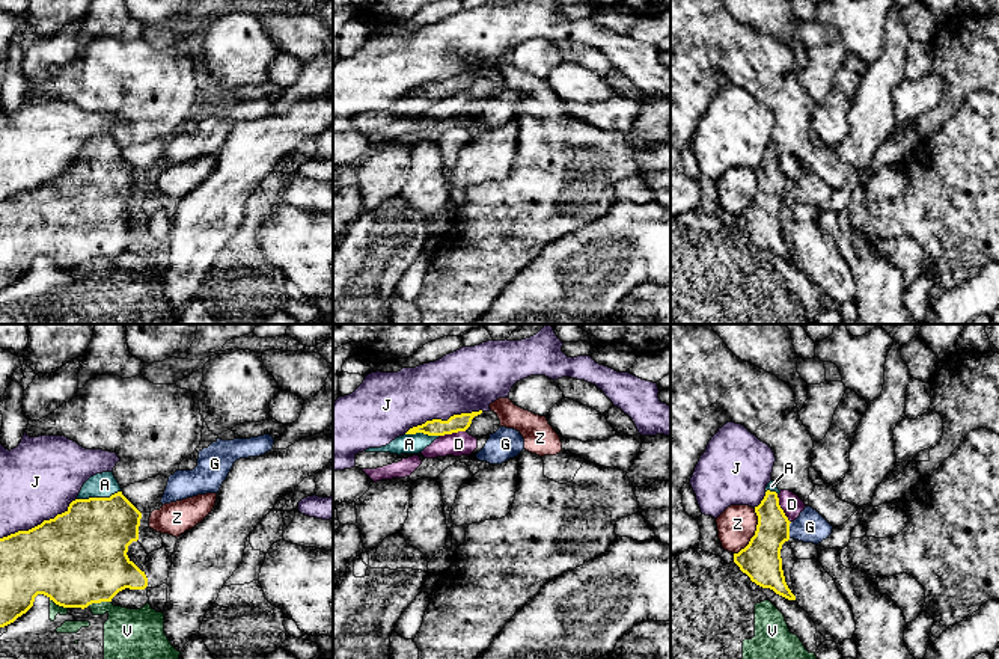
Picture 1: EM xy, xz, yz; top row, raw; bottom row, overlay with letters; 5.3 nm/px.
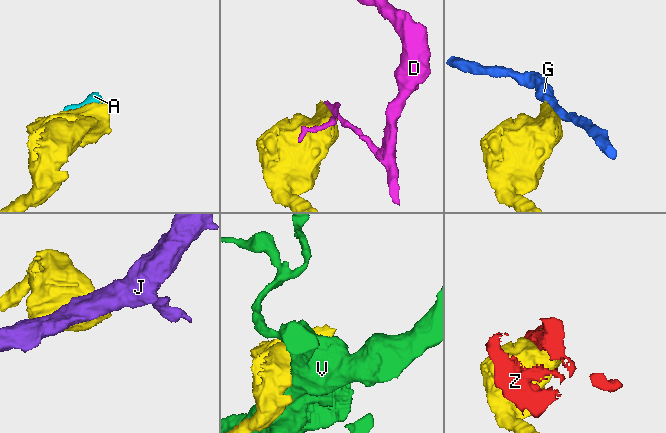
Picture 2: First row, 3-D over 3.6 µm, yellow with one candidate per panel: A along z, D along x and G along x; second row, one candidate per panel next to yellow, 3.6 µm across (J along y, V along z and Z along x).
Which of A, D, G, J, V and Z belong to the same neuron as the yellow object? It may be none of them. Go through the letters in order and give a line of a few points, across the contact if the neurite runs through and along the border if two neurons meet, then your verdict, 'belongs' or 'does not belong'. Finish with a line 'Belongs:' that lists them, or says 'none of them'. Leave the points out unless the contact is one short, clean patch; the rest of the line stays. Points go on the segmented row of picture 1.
A: belongs
D: does not belong
G: line yz (791, 522), (788, 537); does not belong
J: does not belong
V: does not belong
Z: does not belong
Belongs: A

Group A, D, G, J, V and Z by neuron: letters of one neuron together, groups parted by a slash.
A / D / G / J / V / Z

